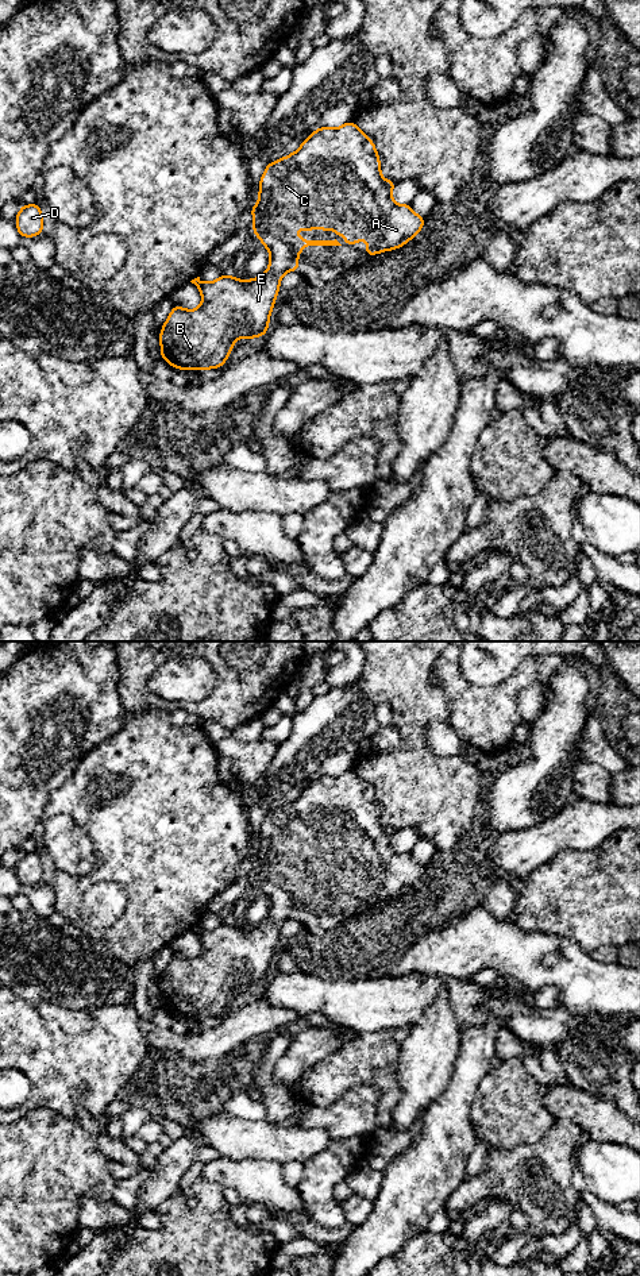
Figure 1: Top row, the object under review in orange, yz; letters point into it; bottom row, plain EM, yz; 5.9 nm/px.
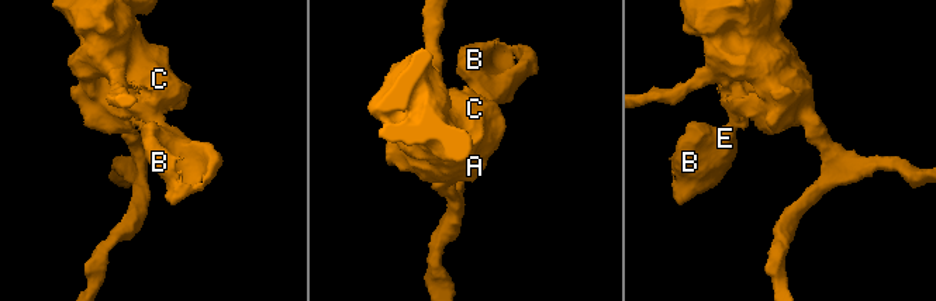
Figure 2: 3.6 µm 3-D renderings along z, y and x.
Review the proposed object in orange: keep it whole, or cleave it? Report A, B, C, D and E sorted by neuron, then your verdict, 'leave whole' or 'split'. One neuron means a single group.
A B C D E | leave whole

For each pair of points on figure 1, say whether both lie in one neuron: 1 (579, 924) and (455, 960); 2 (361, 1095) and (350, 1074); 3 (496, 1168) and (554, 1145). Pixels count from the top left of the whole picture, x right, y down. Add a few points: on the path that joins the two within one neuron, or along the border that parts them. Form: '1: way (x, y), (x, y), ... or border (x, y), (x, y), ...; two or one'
1: border (517, 924), (524, 931), (555, 933), (577, 943); two
2: border (380, 1094), (371, 1086), (355, 1086), (331, 1105); two
3: way (511, 1168), (524, 1157), (539, 1155); one

